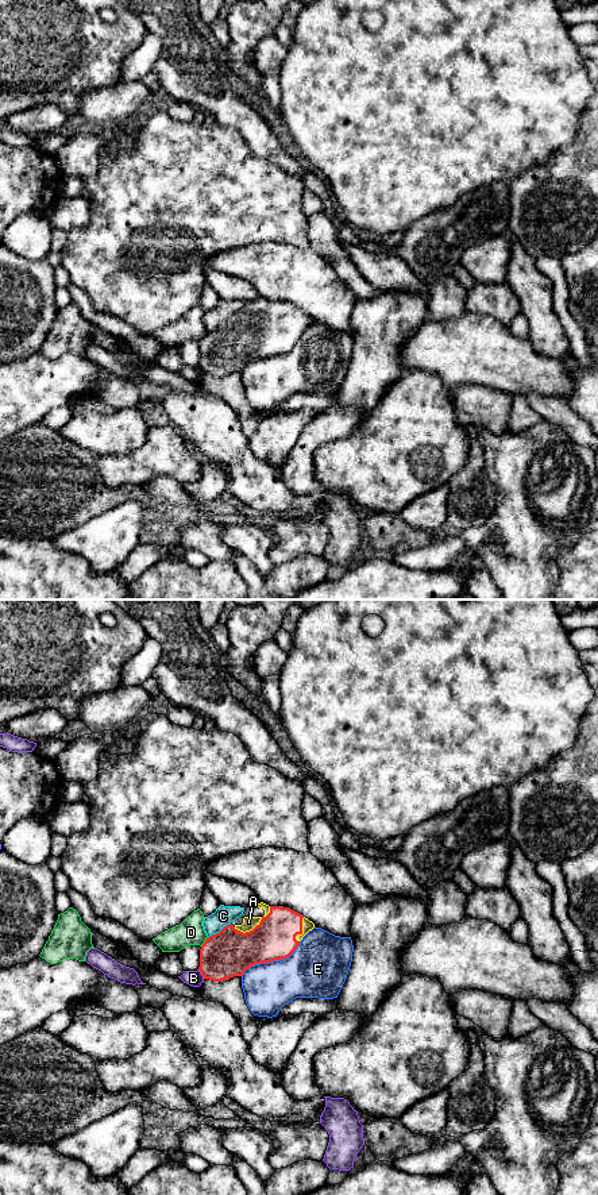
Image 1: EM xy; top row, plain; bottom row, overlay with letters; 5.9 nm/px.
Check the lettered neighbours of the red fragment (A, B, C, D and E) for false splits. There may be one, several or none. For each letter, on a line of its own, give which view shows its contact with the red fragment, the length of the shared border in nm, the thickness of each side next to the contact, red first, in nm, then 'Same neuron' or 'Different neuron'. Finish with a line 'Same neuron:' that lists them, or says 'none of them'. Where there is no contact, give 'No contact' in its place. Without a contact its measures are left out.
A: Touches red in xy. Shared border 260 nm. Thickness 280 nm (red) against 80 nm. Same neuron
B: Touches red in xy. Shared border 70 nm. Thickness 280 nm (red) against 100 nm. Different neuron
C: Touches red in xy. Shared border 160 nm. Thickness 280 nm (red) against 120 nm. Different neuron
D: Touches red in xy. Shared border 80 nm. Thickness 280 nm (red) against 160 nm. Different neuron
E: Touches red in xy. Shared border 420 nm. Thickness 280 nm (red) against 320 nm. Different neuron
Same neuron: A

